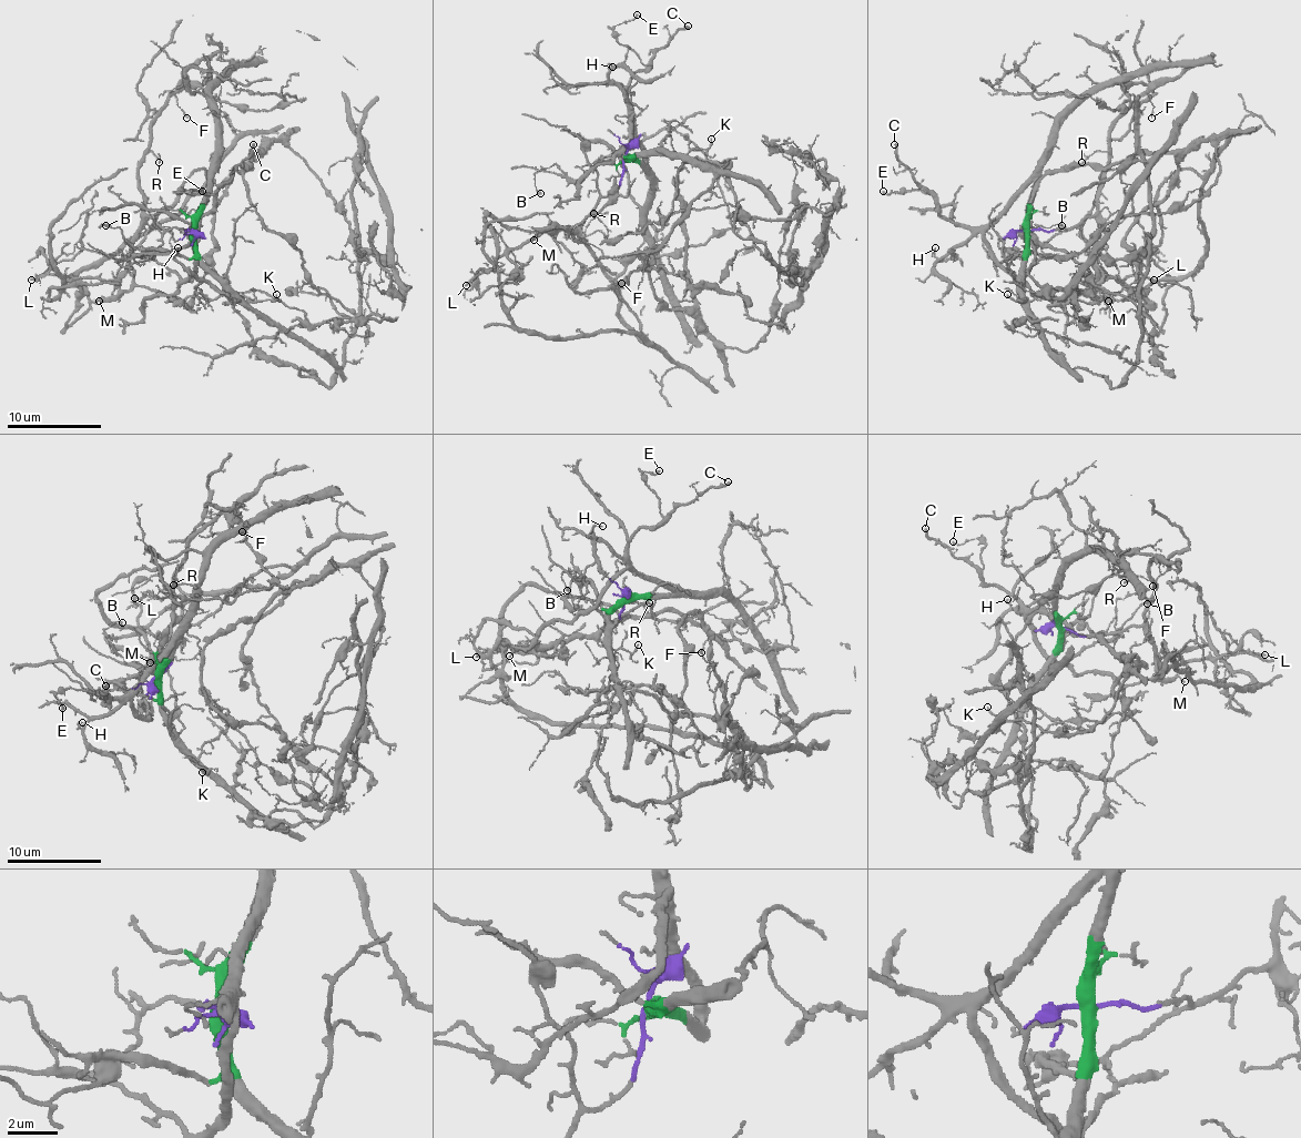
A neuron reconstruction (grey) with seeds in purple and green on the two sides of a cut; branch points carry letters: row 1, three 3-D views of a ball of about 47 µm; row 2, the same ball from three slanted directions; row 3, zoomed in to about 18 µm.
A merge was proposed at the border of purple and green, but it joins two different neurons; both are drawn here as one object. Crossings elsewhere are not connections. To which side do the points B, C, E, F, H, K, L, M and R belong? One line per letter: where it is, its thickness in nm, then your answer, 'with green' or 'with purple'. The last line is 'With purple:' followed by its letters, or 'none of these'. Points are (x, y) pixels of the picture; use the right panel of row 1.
B: place (1061, 225); calibre 130 nm; with green
C: place (894, 144); calibre 200 nm; with green
E: place (883, 191); calibre 120 nm; with green
F: place (1151, 118); calibre 110 nm; with purple
H: place (935, 247); calibre 80 nm; with green
K: place (1007, 294); calibre 140 nm; with green
L: place (1154, 280); calibre 170 nm; with purple
M: place (1108, 301); calibre 110 nm; with purple
R: place (1081, 162); calibre 120 nm; with purple
With purple: F, L, M, R

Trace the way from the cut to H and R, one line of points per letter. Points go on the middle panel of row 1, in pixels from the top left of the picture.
H: (627, 156), (639, 163), (646, 161), (646, 150), (633, 123), (633, 108), (608, 77), (610, 65), (612, 68)
R: (627, 156), (620, 185), (601, 199), (572, 234), (578, 239), (585, 236), (585, 227), (593, 213)

